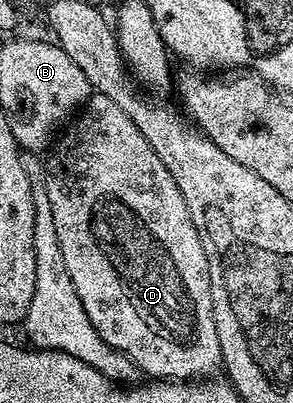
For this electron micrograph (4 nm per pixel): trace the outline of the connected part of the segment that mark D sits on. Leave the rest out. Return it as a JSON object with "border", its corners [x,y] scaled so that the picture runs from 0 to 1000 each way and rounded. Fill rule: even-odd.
{"border":[[[321,228],[300,241],[218,320],[222,333],[191,342],[164,382],[167,402],[147,409],[147,447],[160,496],[174,501],[174,536],[188,541],[188,583],[201,583],[201,623],[215,623],[229,682],[242,682],[242,702],[256,702],[256,732],[270,732],[270,752],[283,752],[283,772],[297,772],[311,811],[324,811],[345,839],[392,861],[392,871],[420,871],[420,881],[444,886],[485,928],[512,938],[556,945],[724,938],[737,928],[727,923],[758,913],[758,901],[747,821],[734,821],[734,772],[720,762],[720,682],[706,663],[706,633],[693,633],[693,603],[679,603],[679,573],[666,573],[666,553],[652,553],[652,524],[638,524],[638,501],[625,496],[611,464],[597,464],[584,424],[556,414],[556,395],[529,385],[529,365],[515,365],[488,325],[474,325],[474,315],[447,305],[433,275],[420,275],[420,266],[392,256],[392,246],[365,246],[365,236],[348,231]]]}

